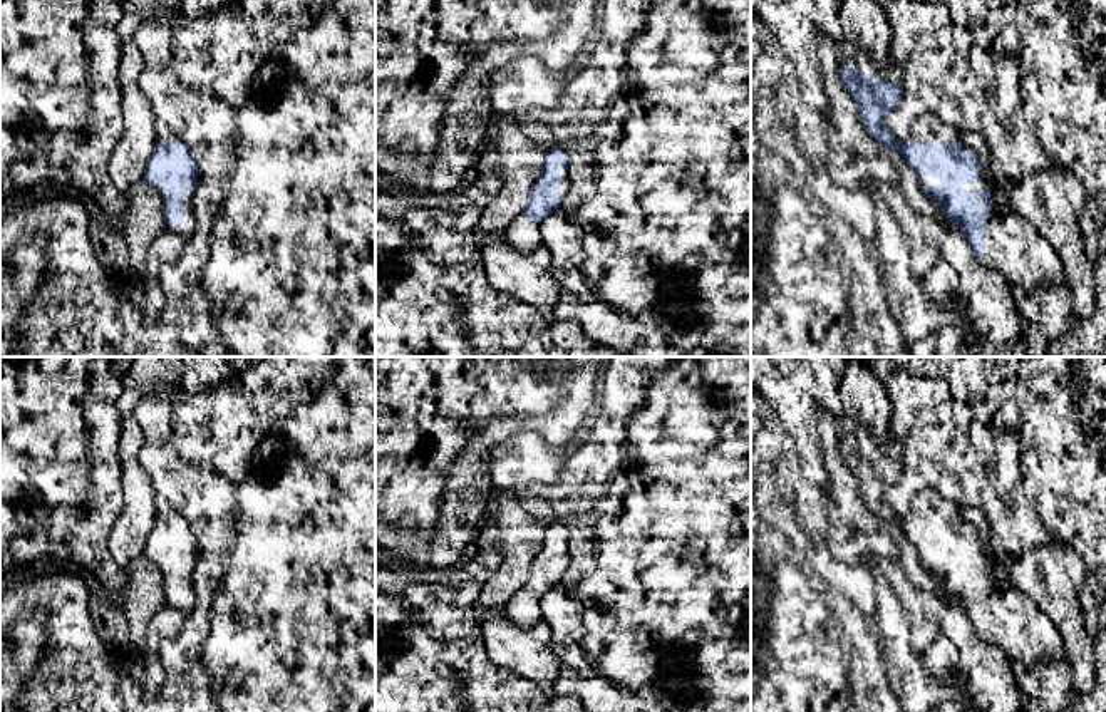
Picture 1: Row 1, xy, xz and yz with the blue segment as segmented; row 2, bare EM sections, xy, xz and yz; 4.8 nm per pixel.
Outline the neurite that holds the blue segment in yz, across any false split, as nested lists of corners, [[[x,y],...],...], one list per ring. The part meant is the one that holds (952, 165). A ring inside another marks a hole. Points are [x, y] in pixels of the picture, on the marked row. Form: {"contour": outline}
{"contour": [[[843,0],[840,20],[846,42],[836,45],[840,77],[858,106],[860,119],[866,132],[883,149],[897,149],[907,164],[918,174],[923,193],[943,206],[948,221],[960,224],[960,233],[969,240],[977,261],[992,271],[1000,273],[1007,285],[1032,290],[1044,283],[1066,283],[1059,255],[1034,230],[1029,219],[1012,206],[994,206],[979,156],[960,144],[959,131],[935,114],[925,114],[913,121],[907,141],[898,141],[885,126],[885,116],[893,111],[903,95],[903,89],[886,79],[892,65],[890,23],[876,0]]]}

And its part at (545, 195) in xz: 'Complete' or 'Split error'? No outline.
Split error

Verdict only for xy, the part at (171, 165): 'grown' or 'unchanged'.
grown

